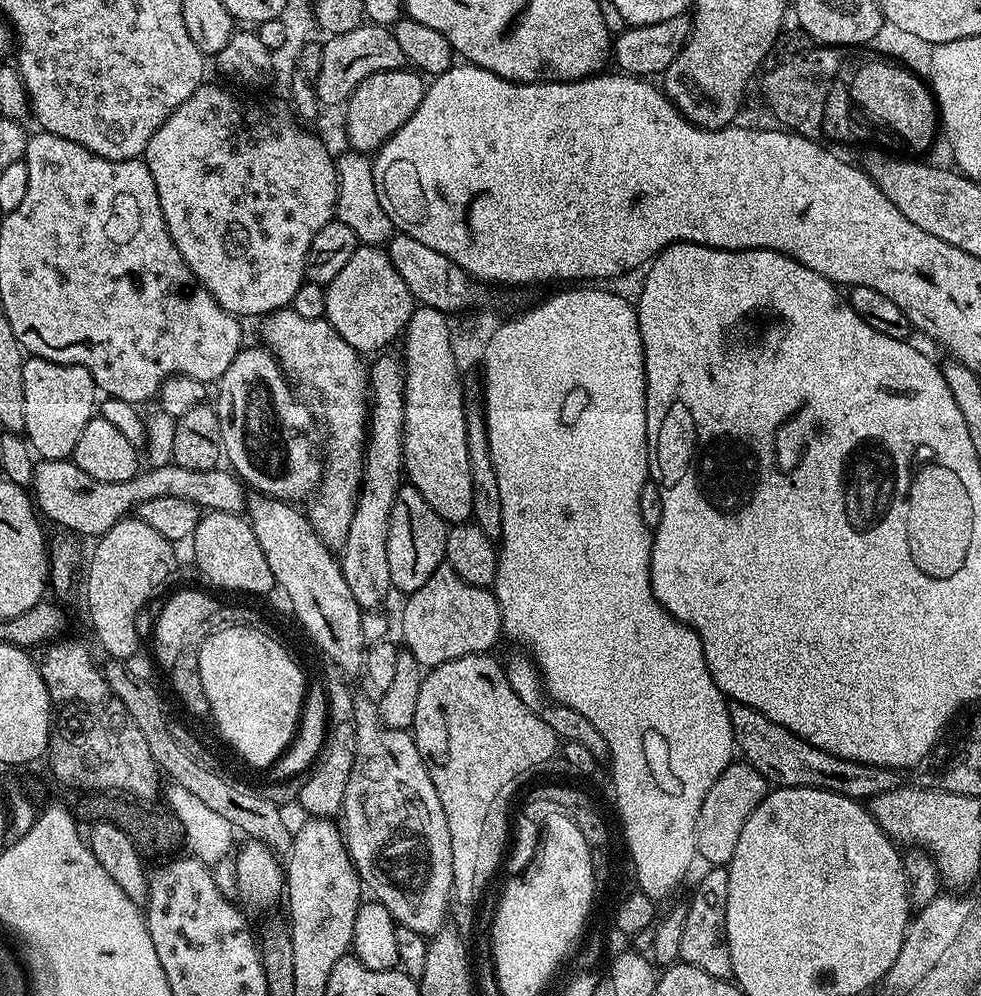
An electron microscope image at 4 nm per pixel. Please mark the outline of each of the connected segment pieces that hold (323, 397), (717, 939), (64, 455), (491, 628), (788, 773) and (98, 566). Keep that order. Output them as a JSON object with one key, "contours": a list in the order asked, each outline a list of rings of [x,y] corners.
{"contours":[[[[286,307],[278,312],[268,313],[261,324],[264,324],[260,328],[260,336],[264,339],[261,340],[263,347],[276,357],[285,377],[297,385],[300,383],[313,388],[321,406],[324,407],[324,420],[328,423],[328,449],[323,449],[320,486],[307,505],[309,508],[306,508],[306,515],[325,546],[333,550],[343,549],[350,534],[350,518],[354,518],[356,499],[360,497],[360,483],[364,481],[364,449],[368,443],[370,411],[369,365],[365,357],[356,352],[354,346],[350,346],[350,342],[346,342],[346,338],[342,338],[342,334],[334,330],[334,326],[328,324],[327,319],[302,318],[302,314]]],[[[712,866],[696,884],[692,897],[686,900],[686,926],[682,926],[682,950],[680,960],[698,970],[706,970],[719,980],[732,976],[730,946],[726,934],[726,902],[730,898],[730,878],[727,867]]],[[[32,356],[22,366],[22,394],[26,414],[23,435],[33,453],[42,460],[69,459],[82,430],[86,430],[98,408],[98,389],[90,370]]],[[[442,563],[430,578],[426,578],[418,590],[407,593],[404,609],[400,612],[400,632],[404,635],[403,647],[414,654],[416,661],[425,669],[431,670],[451,660],[463,656],[479,656],[493,651],[496,639],[501,639],[500,607],[496,601],[495,591],[470,586],[470,582],[462,582],[458,574],[448,563]]],[[[729,703],[730,726],[735,747],[746,763],[764,775],[765,780],[782,788],[817,788],[830,790],[834,794],[848,796],[861,802],[871,801],[872,797],[886,790],[901,787],[899,771],[892,768],[879,768],[873,764],[863,764],[830,754],[821,748],[807,744],[801,736],[770,722],[766,714],[745,704]]],[[[139,518],[118,521],[95,544],[92,561],[86,564],[88,620],[92,623],[97,642],[104,647],[105,657],[124,662],[135,652],[141,651],[140,628],[136,625],[136,619],[151,602],[152,595],[167,582],[172,563],[176,560],[172,553],[174,544]]]]}

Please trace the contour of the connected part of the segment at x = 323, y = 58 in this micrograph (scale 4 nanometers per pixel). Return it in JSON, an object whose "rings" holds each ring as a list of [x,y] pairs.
{"rings":[[[365,22],[350,34],[328,36],[320,50],[320,73],[314,77],[314,87],[321,105],[343,105],[347,97],[370,74],[405,67],[406,61],[391,27]]]}

